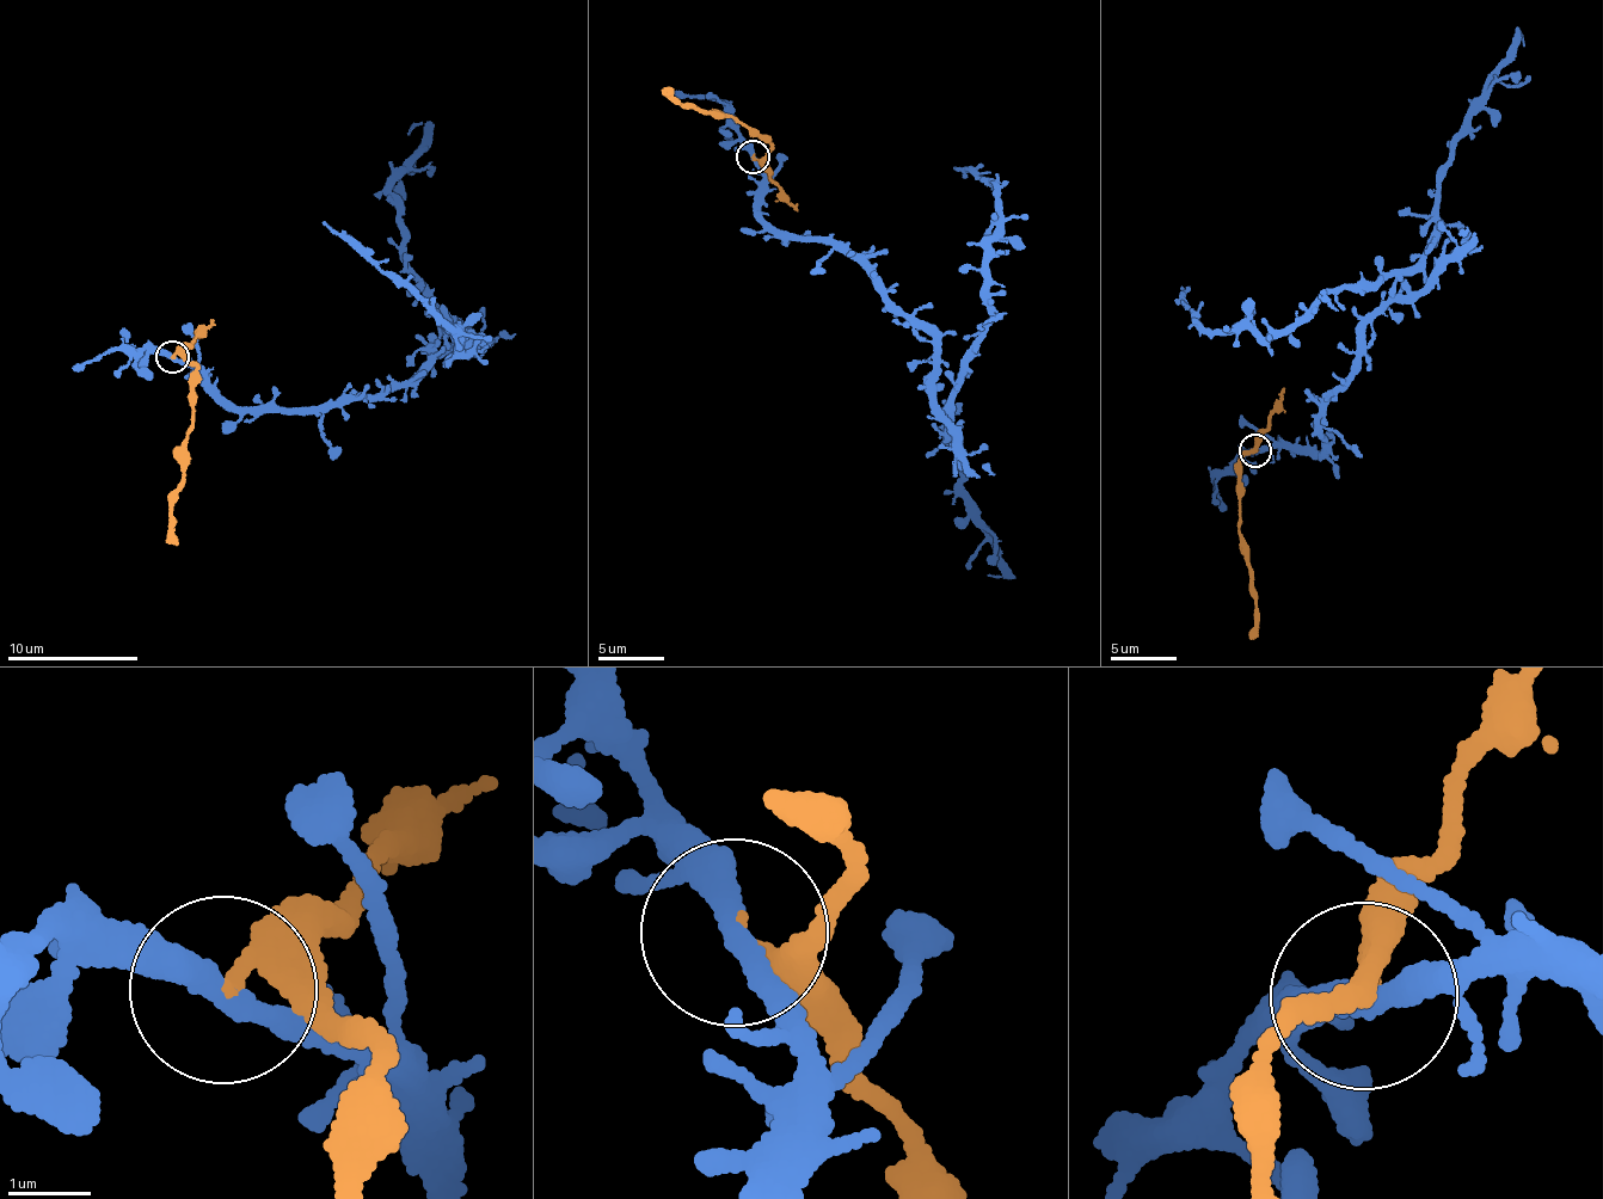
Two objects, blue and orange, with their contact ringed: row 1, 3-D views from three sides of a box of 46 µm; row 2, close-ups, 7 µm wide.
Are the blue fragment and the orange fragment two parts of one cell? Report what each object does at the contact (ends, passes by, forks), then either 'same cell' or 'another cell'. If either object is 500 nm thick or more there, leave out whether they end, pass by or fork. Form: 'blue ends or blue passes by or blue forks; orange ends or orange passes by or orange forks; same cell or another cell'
blue passes by; orange ends; another cell

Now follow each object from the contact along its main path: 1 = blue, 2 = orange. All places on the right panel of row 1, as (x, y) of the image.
1: (1254, 449), (1318, 454), (1316, 425), (1368, 324), (1424, 274), (1342, 286), (1263, 340), (1209, 334), (1181, 288)
2: (1254, 449), (1256, 446), (1240, 456), (1240, 530), (1254, 600), (1251, 637)

